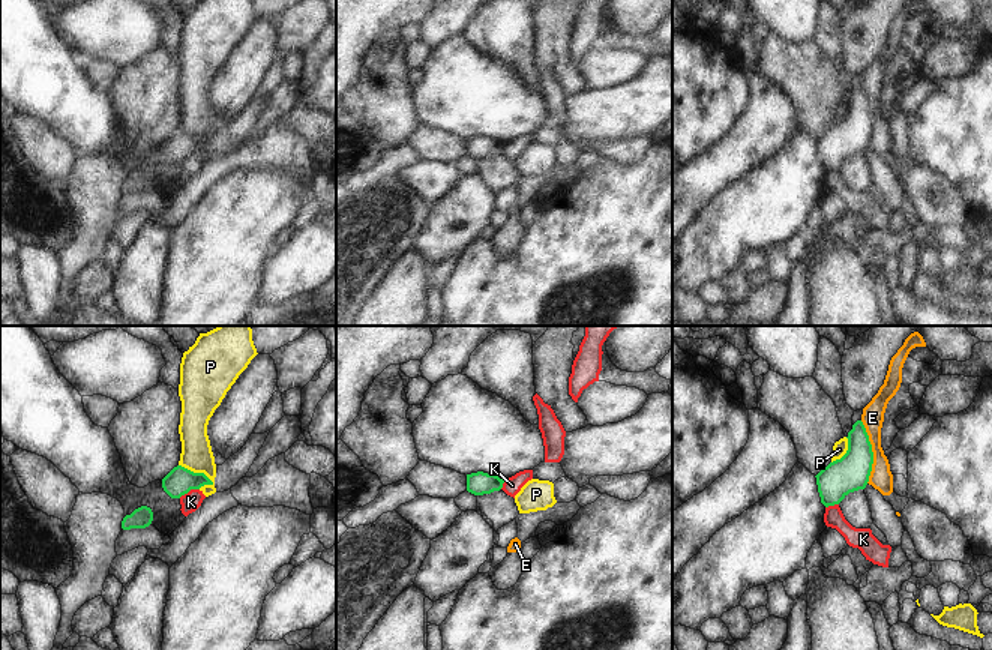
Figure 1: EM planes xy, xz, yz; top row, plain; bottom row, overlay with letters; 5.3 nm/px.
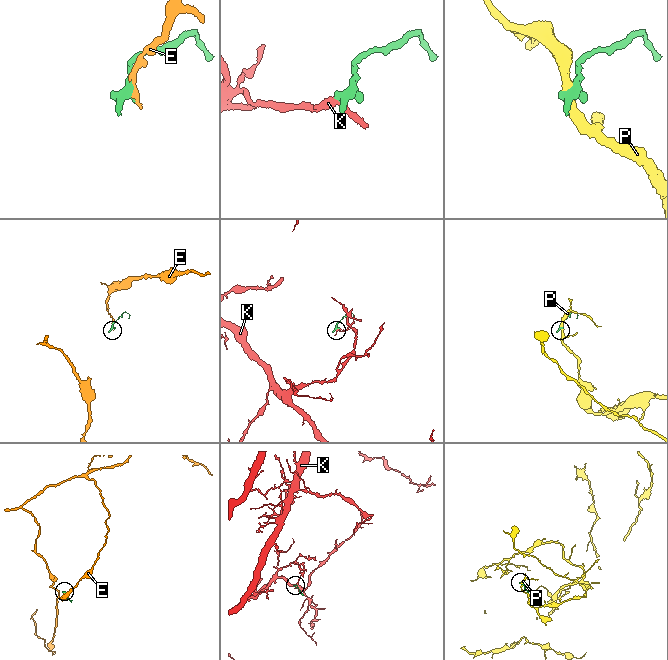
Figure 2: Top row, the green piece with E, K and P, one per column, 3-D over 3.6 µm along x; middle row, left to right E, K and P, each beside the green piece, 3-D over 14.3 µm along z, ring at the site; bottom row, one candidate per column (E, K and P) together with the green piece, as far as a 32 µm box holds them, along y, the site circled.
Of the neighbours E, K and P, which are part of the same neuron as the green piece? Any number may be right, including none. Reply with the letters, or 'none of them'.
none of them

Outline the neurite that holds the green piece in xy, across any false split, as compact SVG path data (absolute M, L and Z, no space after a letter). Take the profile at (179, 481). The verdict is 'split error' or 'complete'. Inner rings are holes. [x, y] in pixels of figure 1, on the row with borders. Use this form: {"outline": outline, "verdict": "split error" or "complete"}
{"outline": "M182 465L174 467L164 479L162 488L171 498L180 498L191 489L200 489L213 482L204 473L194 473Z", "verdict": "complete"}

